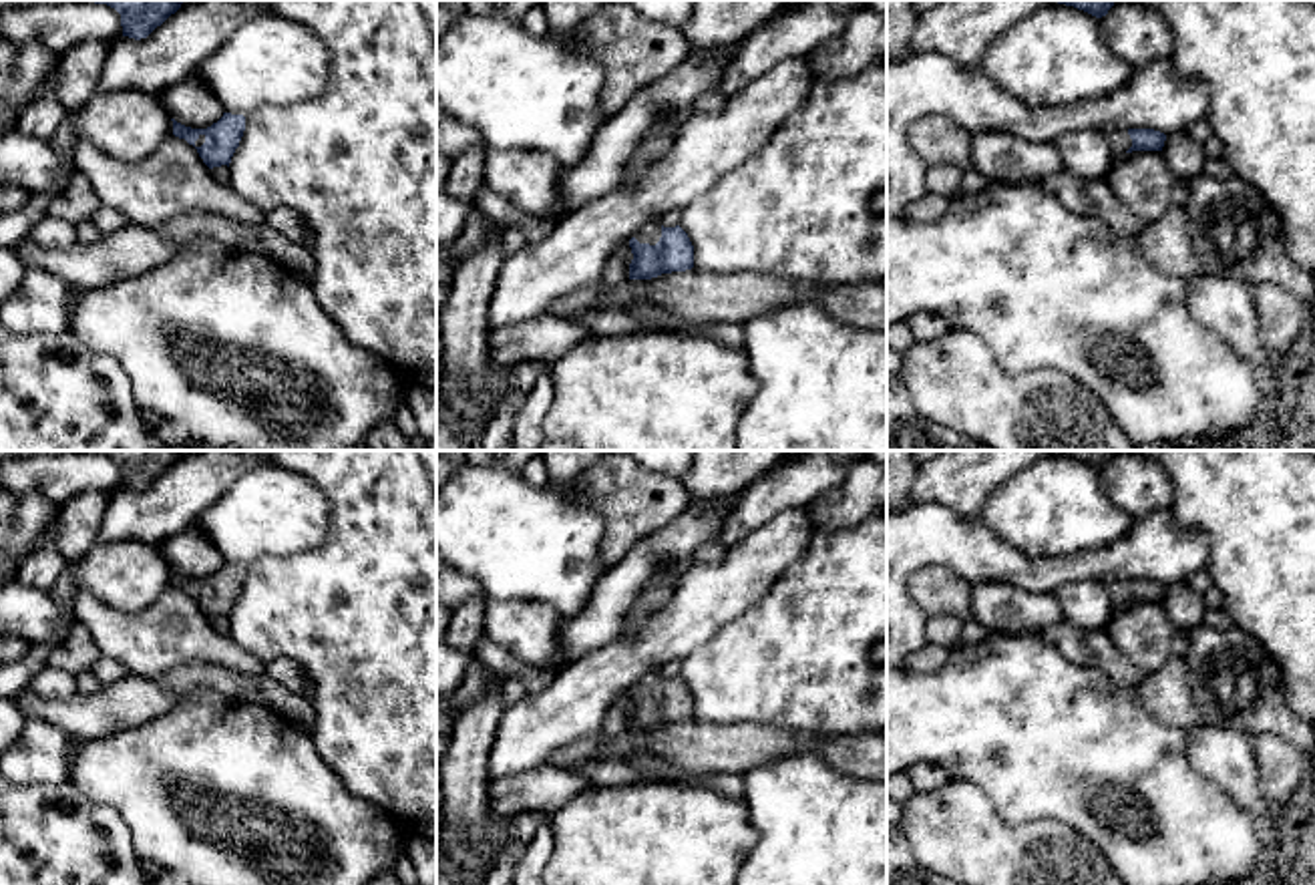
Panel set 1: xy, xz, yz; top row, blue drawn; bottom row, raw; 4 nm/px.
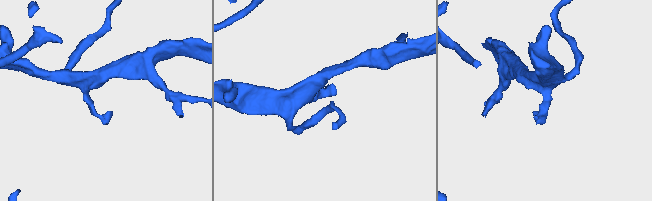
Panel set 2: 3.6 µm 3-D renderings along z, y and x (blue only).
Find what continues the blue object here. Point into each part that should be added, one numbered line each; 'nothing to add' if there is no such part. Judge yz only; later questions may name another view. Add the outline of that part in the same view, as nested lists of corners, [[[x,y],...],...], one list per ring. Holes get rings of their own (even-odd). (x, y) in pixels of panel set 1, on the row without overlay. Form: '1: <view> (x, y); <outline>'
1: yz (1120, 592); [[[1128,581],[1112,583],[1110,593],[1112,593],[1112,613],[1132,597]]]

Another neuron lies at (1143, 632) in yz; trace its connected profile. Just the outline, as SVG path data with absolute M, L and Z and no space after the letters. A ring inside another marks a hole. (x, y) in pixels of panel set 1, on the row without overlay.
M1132 601L1112 613L1106 632L1120 654L1150 676L1172 658L1172 640L1178 630L1162 601Z

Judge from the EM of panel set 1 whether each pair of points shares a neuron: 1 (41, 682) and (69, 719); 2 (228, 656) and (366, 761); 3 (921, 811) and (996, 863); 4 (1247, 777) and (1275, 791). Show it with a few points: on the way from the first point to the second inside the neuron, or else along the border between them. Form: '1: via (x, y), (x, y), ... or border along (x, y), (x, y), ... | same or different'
1: border along (25, 688), (47, 698), (71, 698), (77, 692) | different
2: border along (228, 634), (264, 664) | different
3: via (940, 825), (954, 829), (978, 849) | same
4: border along (1251, 737), (1259, 791), (1267, 803), (1261, 821) | different

